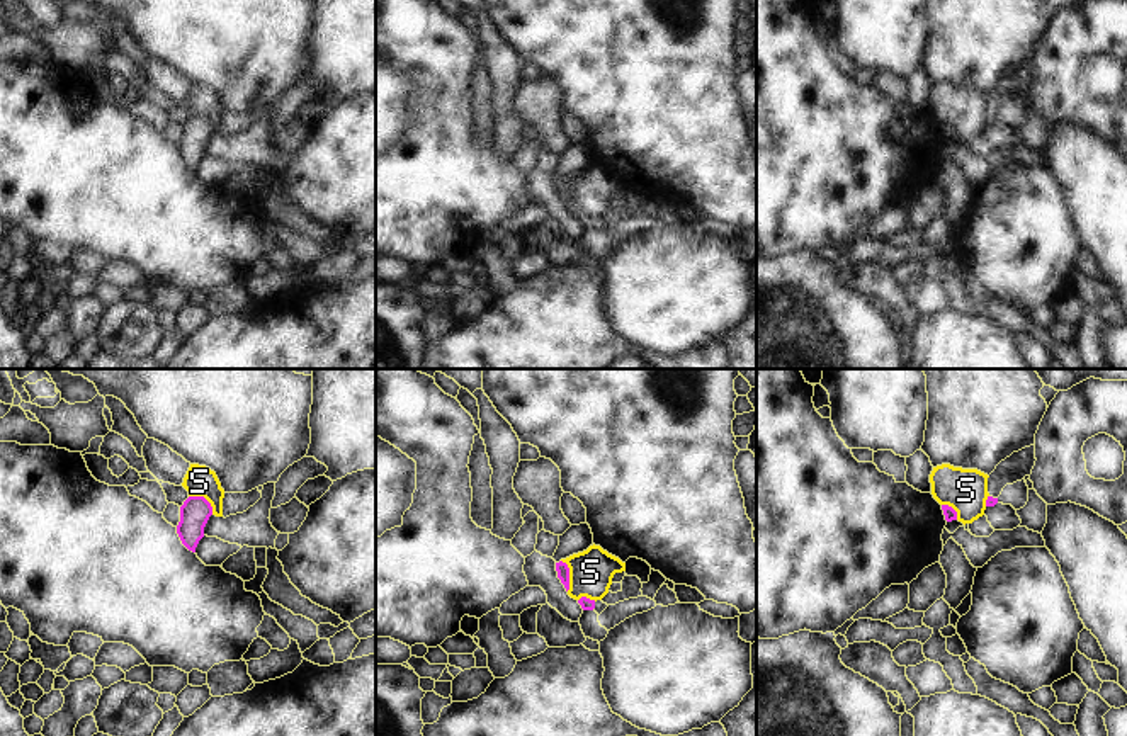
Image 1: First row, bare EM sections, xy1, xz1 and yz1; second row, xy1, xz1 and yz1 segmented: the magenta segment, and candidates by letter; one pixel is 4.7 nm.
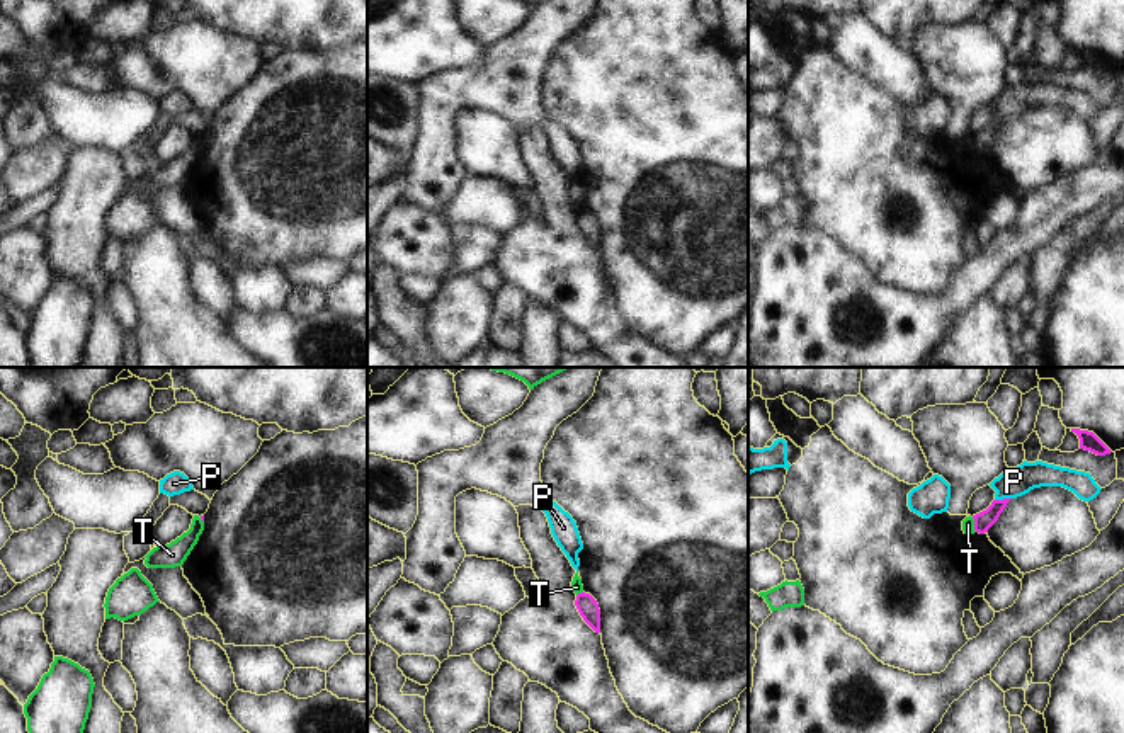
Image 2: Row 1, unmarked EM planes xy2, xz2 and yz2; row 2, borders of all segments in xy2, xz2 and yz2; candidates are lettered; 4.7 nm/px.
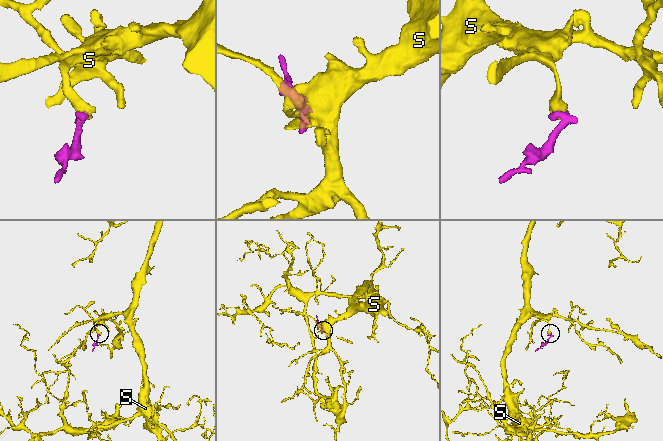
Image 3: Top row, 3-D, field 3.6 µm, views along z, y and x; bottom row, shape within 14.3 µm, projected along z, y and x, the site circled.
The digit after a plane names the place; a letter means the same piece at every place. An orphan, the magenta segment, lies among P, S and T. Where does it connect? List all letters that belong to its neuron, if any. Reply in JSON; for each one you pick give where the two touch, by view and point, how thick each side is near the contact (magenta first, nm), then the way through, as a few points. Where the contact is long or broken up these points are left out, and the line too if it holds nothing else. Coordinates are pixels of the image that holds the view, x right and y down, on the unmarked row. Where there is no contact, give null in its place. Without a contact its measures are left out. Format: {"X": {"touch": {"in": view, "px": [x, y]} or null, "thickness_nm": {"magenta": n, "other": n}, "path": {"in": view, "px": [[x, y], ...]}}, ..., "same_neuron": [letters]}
{"same_neuron": []}

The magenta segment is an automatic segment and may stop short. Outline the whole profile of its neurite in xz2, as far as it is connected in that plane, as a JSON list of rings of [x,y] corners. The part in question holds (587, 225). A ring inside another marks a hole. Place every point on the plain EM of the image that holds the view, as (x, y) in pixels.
[[[578,213],[575,224],[583,240],[595,250],[600,252],[600,228],[597,219],[590,213]]]

